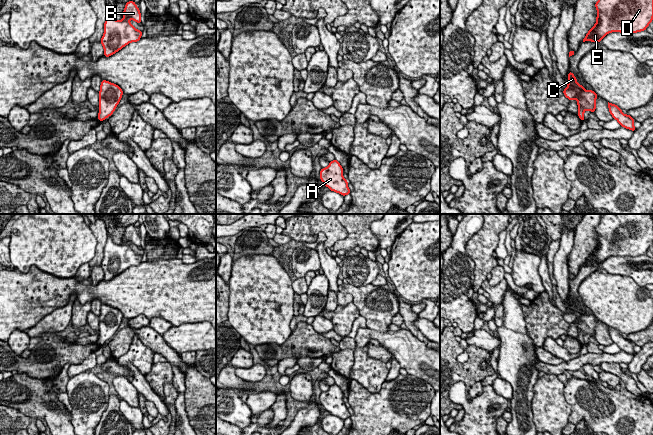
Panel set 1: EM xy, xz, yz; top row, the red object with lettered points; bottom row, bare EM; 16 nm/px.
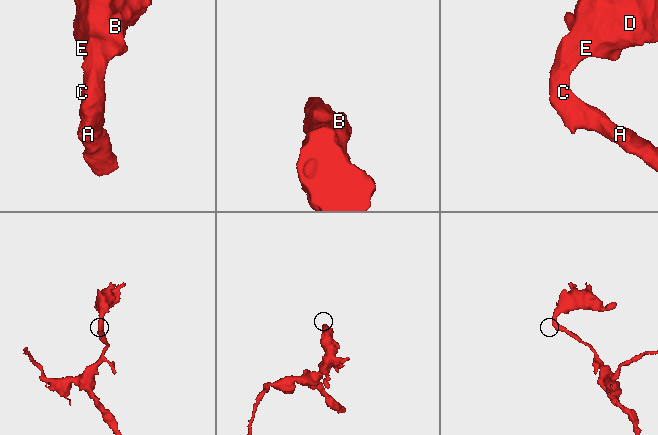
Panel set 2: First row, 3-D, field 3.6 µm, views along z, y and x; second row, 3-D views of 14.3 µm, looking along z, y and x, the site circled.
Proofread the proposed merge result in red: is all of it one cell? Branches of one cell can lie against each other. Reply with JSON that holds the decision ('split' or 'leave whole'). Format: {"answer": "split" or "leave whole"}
{"answer": "leave whole"}

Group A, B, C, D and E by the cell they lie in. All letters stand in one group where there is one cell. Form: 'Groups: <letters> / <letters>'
Groups: A B C D E

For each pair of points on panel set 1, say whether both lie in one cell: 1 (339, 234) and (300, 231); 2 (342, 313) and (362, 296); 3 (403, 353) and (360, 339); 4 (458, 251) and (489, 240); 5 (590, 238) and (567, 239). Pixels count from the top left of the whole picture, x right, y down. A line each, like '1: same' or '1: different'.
1: same
2: different
3: same
4: different
5: different

